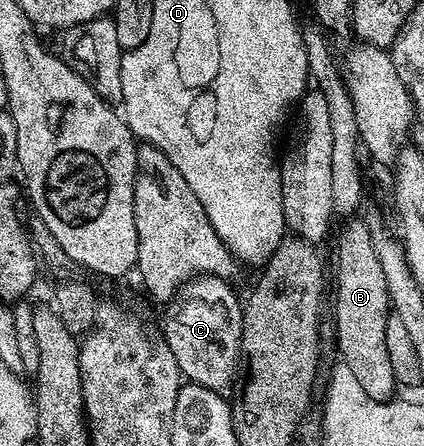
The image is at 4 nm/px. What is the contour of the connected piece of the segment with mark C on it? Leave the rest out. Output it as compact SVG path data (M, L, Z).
M194 277L184 283L176 295L168 300L165 311L165 331L163 338L165 344L171 349L175 361L179 365L182 376L188 382L198 383L219 396L226 394L229 386L232 388L233 370L239 367L239 348L241 346L241 332L243 330L243 307L224 288L226 287L215 277Z

